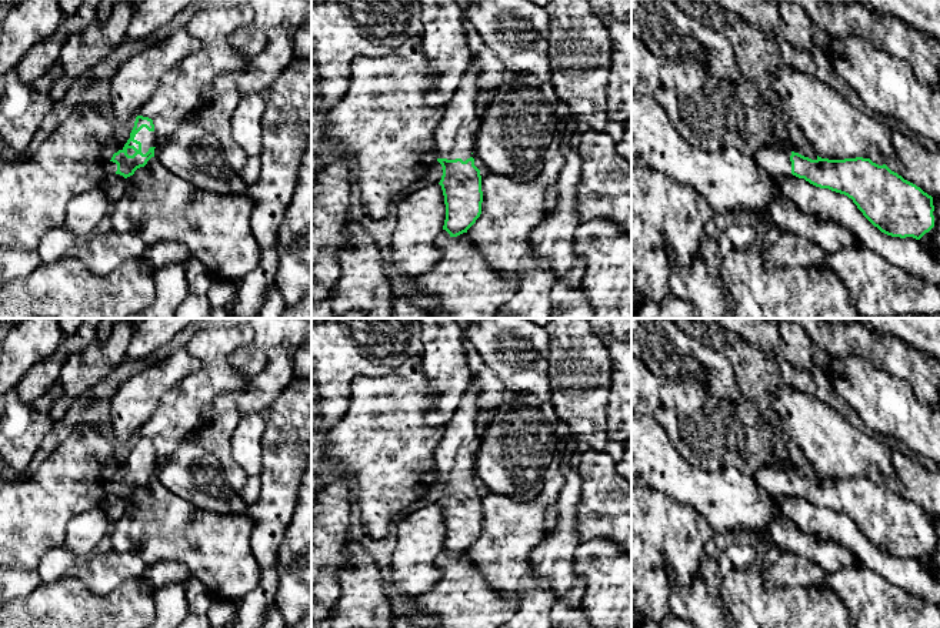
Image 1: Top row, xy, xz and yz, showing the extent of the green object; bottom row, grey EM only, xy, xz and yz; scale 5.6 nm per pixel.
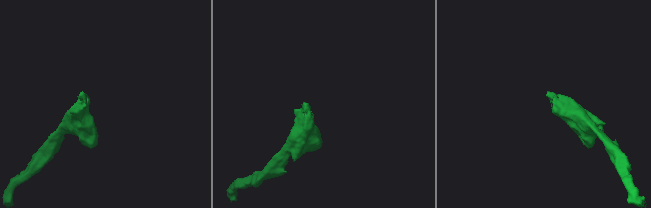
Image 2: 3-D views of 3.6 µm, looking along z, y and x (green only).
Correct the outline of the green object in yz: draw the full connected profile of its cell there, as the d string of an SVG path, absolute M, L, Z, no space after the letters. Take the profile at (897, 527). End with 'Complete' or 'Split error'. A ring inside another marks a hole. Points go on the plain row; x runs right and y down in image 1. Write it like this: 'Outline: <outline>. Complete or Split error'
Outline: M790 467L760 468L753 480L774 498L791 492L816 507L847 515L887 555L920 559L934 547L933 517L886 484L863 477L829 480L817 475L811 480Z. Split error

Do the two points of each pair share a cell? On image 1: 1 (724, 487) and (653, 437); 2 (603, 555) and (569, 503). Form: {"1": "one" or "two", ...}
{"1": "one", "2": "two"}

